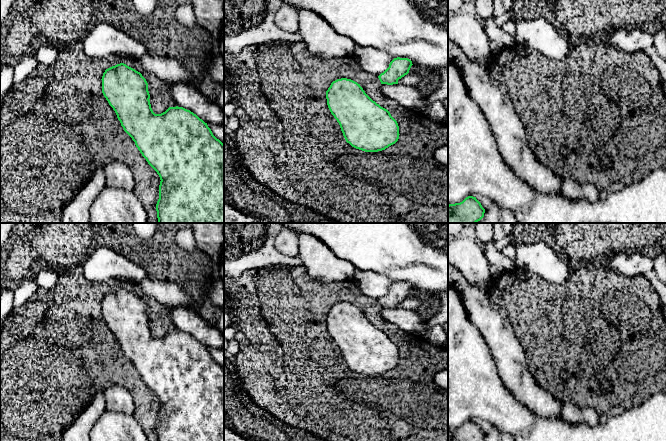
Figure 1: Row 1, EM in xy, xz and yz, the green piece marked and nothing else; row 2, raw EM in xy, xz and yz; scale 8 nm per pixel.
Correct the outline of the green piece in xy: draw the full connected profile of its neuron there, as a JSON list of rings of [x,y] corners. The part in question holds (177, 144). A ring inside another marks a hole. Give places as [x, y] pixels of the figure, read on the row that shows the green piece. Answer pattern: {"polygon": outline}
{"polygon": [[[124,63],[106,69],[101,80],[102,93],[124,131],[160,177],[156,204],[158,223],[224,223],[224,144],[213,135],[207,123],[190,110],[178,106],[155,114],[151,108],[146,79]]]}

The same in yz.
{"polygon": [[[468,196],[462,202],[448,205],[448,223],[477,223],[485,209],[476,197]]]}

